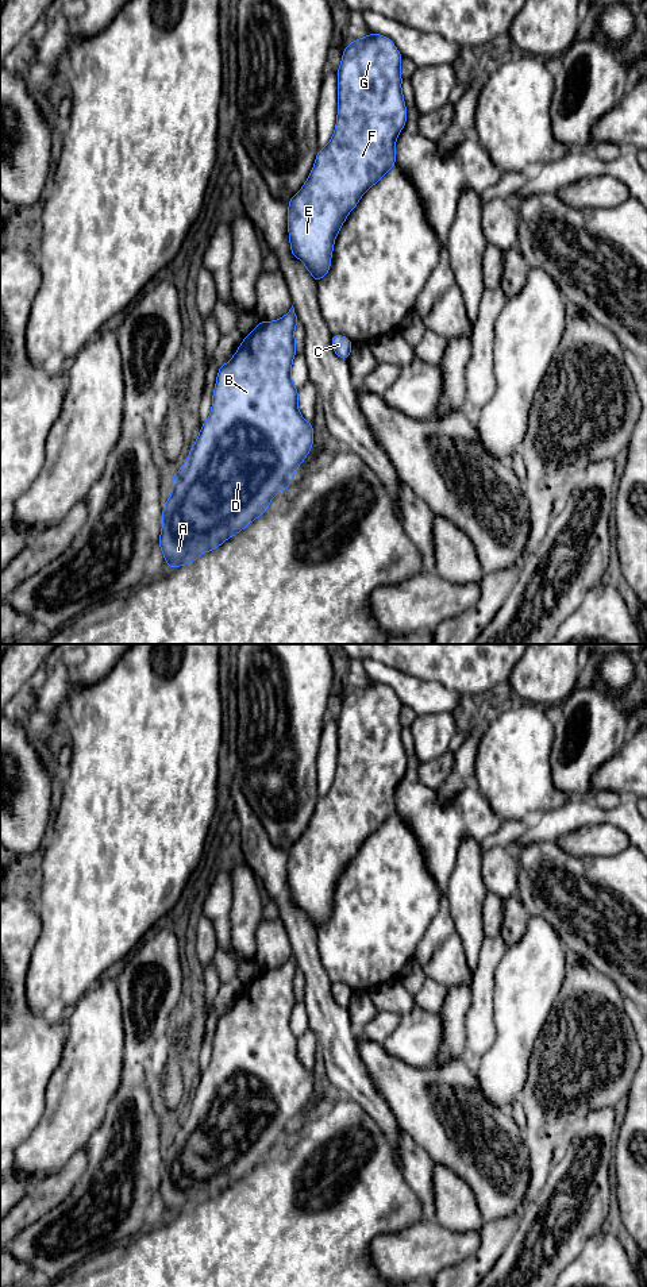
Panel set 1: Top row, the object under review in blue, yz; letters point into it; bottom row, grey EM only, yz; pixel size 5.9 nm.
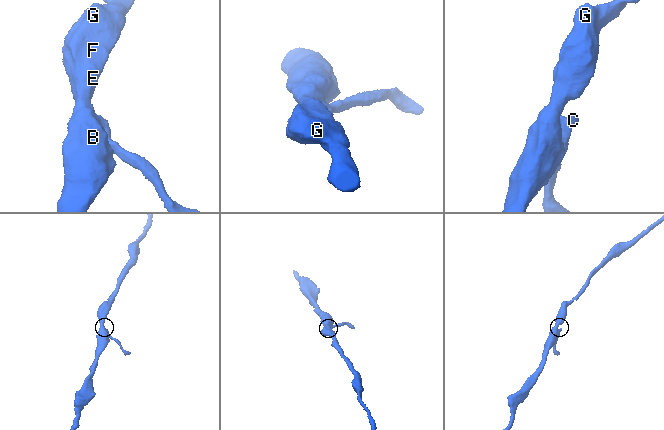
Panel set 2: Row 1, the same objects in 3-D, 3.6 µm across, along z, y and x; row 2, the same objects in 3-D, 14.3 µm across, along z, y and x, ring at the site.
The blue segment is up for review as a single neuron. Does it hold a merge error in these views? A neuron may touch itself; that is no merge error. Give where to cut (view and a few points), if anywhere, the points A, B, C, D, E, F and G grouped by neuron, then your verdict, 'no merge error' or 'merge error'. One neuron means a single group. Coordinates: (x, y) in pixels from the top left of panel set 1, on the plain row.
cut yz (293, 983), (295, 991); groups A B D E F G / C; merge error

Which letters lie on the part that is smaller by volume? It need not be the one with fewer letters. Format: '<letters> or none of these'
C

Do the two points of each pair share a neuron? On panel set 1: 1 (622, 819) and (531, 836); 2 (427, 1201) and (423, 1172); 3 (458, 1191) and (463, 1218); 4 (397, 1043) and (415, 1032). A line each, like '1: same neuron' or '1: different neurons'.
1: same neuron
2: same neuron
3: same neuron
4: same neuron

